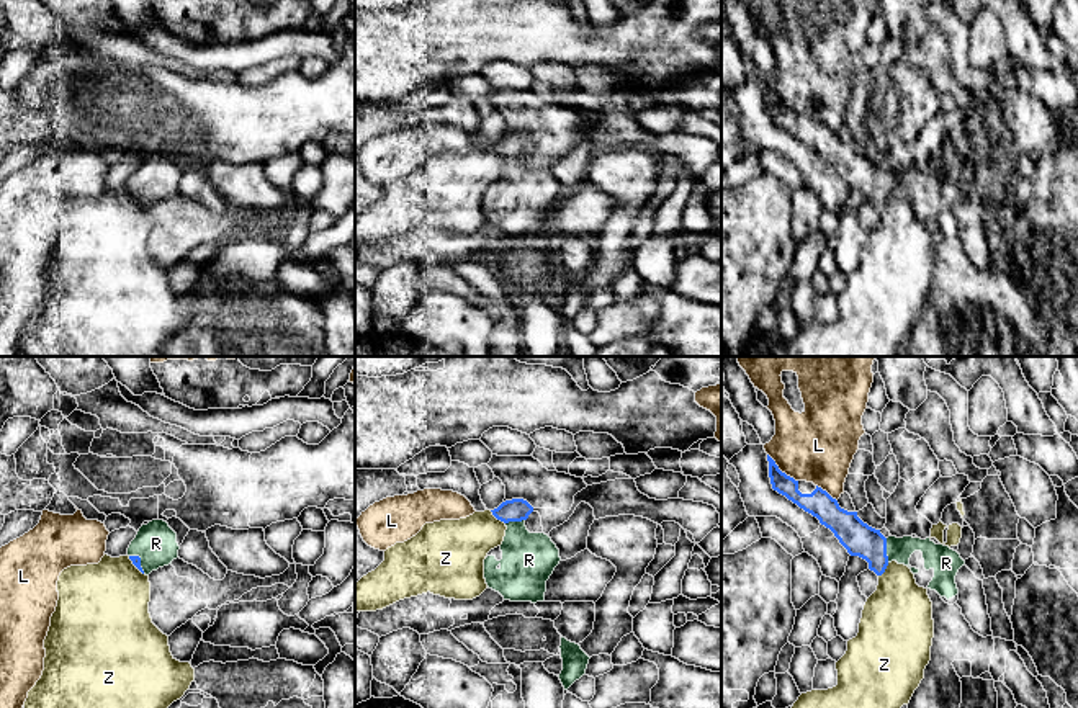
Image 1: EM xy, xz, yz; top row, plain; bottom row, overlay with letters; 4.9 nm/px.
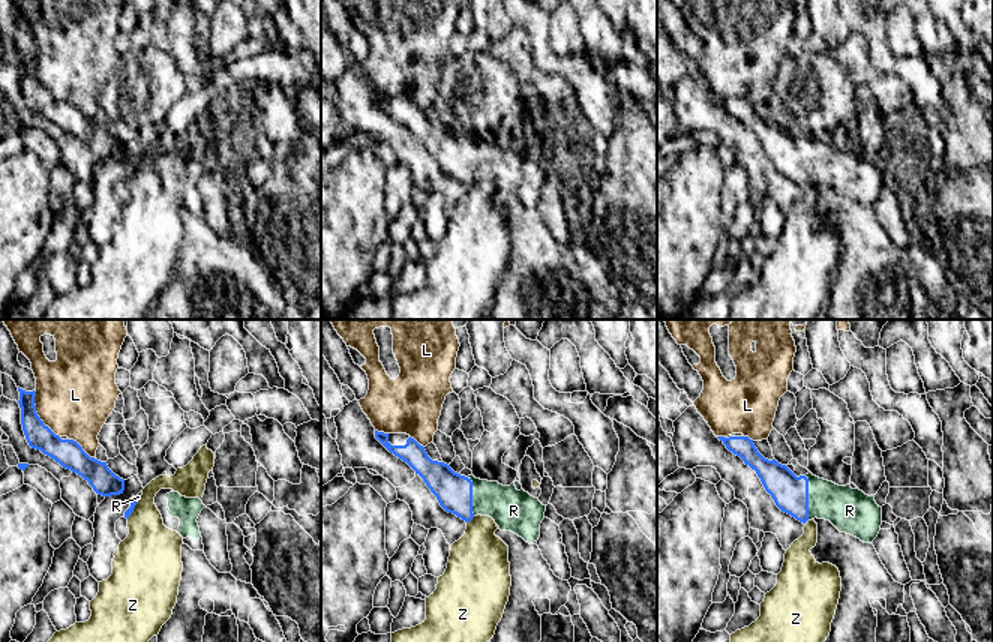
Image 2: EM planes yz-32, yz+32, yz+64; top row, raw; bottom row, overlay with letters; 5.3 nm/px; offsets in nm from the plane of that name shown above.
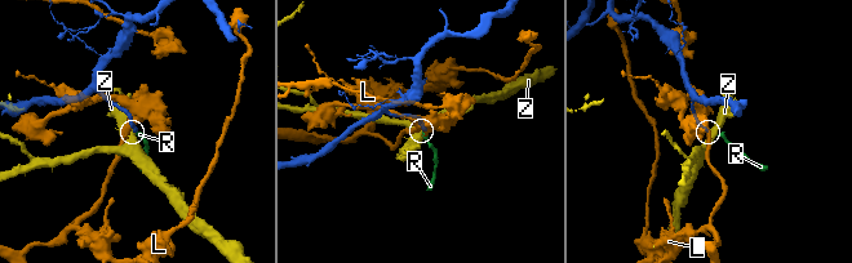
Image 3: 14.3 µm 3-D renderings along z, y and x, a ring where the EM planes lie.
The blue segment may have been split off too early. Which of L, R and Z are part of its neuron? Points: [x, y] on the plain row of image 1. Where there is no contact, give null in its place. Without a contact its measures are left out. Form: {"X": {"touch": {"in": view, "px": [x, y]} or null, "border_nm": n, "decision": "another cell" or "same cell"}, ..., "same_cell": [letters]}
{"L": {"touch": {"in": "yz", "px": [779, 103]}, "border_nm": 200, "decision": "another cell"}, "R": {"touch": {"in": "yz", "px": [885, 183]}, "border_nm": 120, "decision": "same cell"}, "Z": {"touch": {"in": "xz", "px": [498, 152]}, "border_nm": 100, "decision": "another cell"}, "same_cell": ["R"]}

